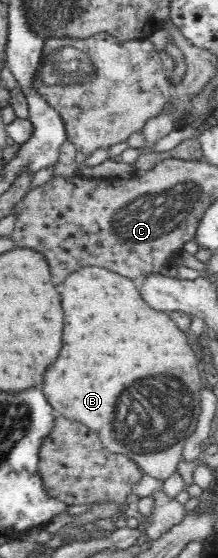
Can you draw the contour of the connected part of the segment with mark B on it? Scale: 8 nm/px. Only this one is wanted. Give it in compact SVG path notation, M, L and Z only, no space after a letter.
M99 266L82 267L72 272L62 286L58 286L60 296L62 296L62 308L64 308L64 318L70 318L64 326L64 346L56 358L54 364L48 366L42 374L42 390L48 398L48 402L62 412L59 416L77 421L91 428L98 435L99 441L108 452L120 454L128 457L144 475L151 476L156 480L165 481L170 476L174 476L177 465L182 459L182 452L186 446L186 439L191 436L197 427L201 412L200 400L200 374L198 374L198 360L194 355L194 350L190 348L190 341L185 332L180 331L174 321L168 317L167 312L155 309L144 299L140 292L140 286L134 279L127 278L112 269Z

